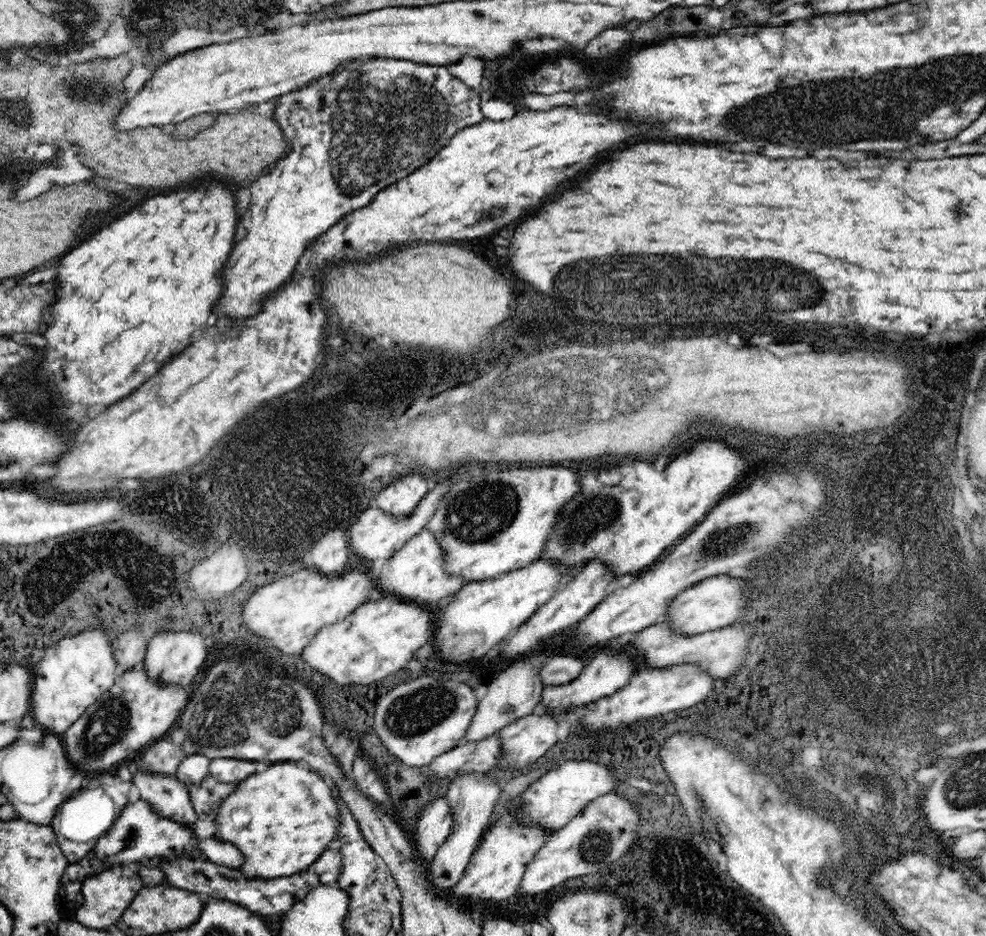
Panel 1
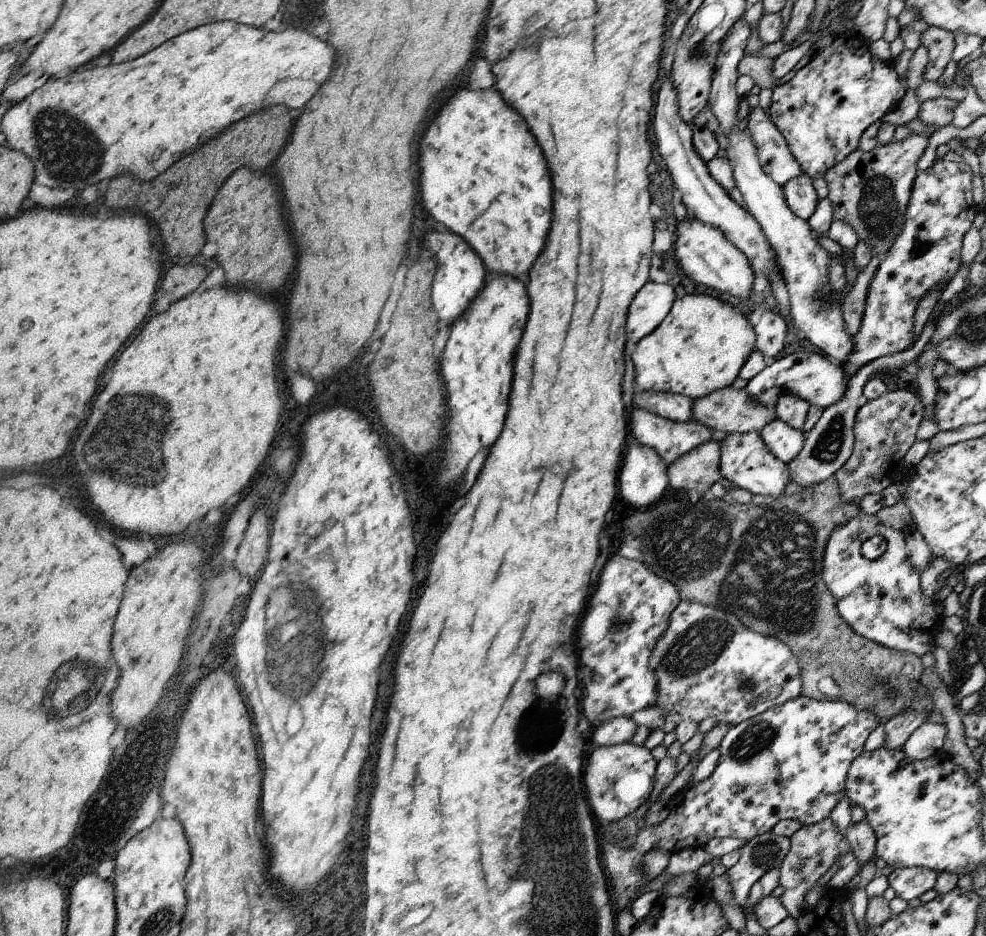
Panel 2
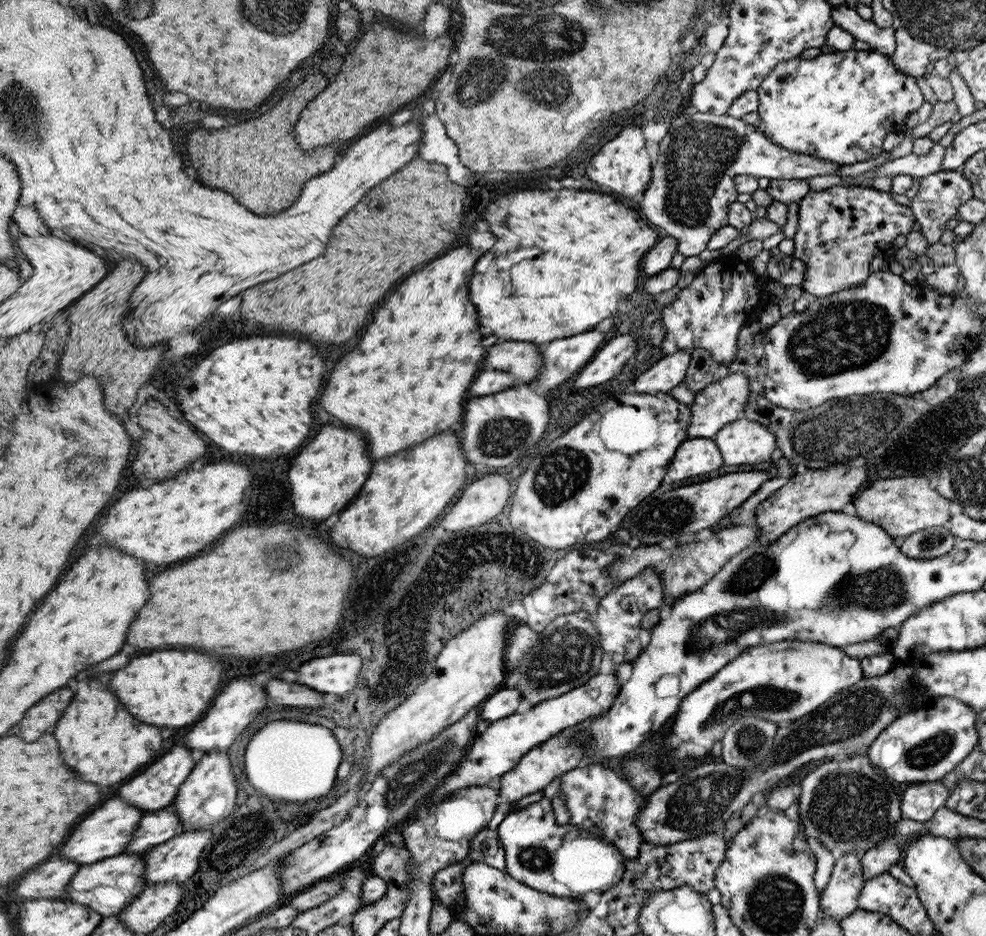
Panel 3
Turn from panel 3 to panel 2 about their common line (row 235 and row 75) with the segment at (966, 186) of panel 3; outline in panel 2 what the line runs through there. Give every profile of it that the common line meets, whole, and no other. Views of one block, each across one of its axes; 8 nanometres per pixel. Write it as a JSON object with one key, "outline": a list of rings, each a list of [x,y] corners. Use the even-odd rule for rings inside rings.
{"outline":[[[929,28],[921,36],[921,44],[925,44],[929,50],[929,60],[923,72],[925,82],[937,82],[947,66],[949,60],[953,60],[955,50],[955,34],[947,32],[943,28]]]}

